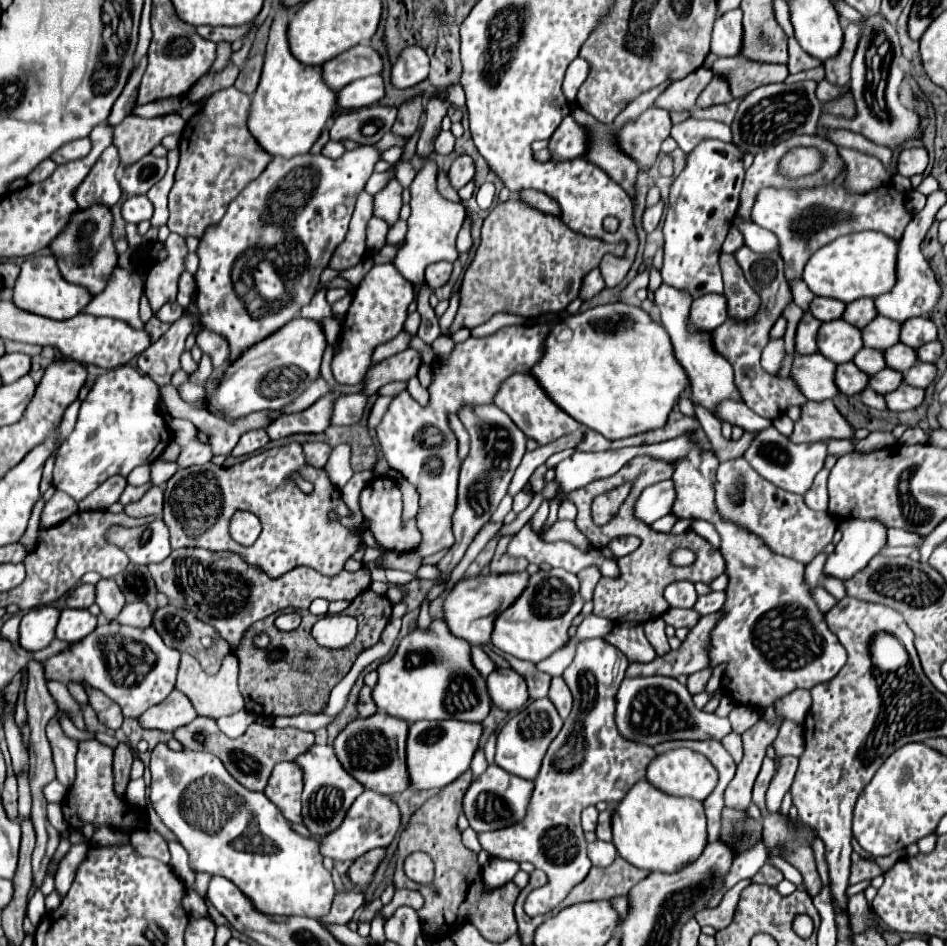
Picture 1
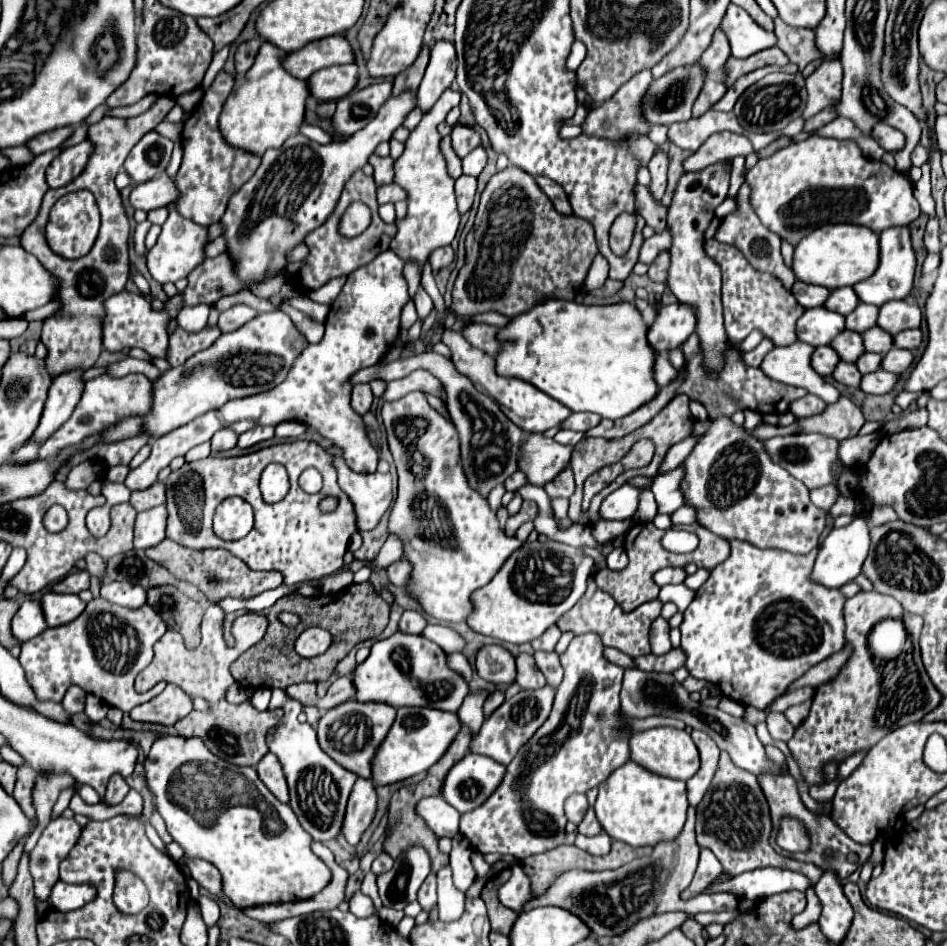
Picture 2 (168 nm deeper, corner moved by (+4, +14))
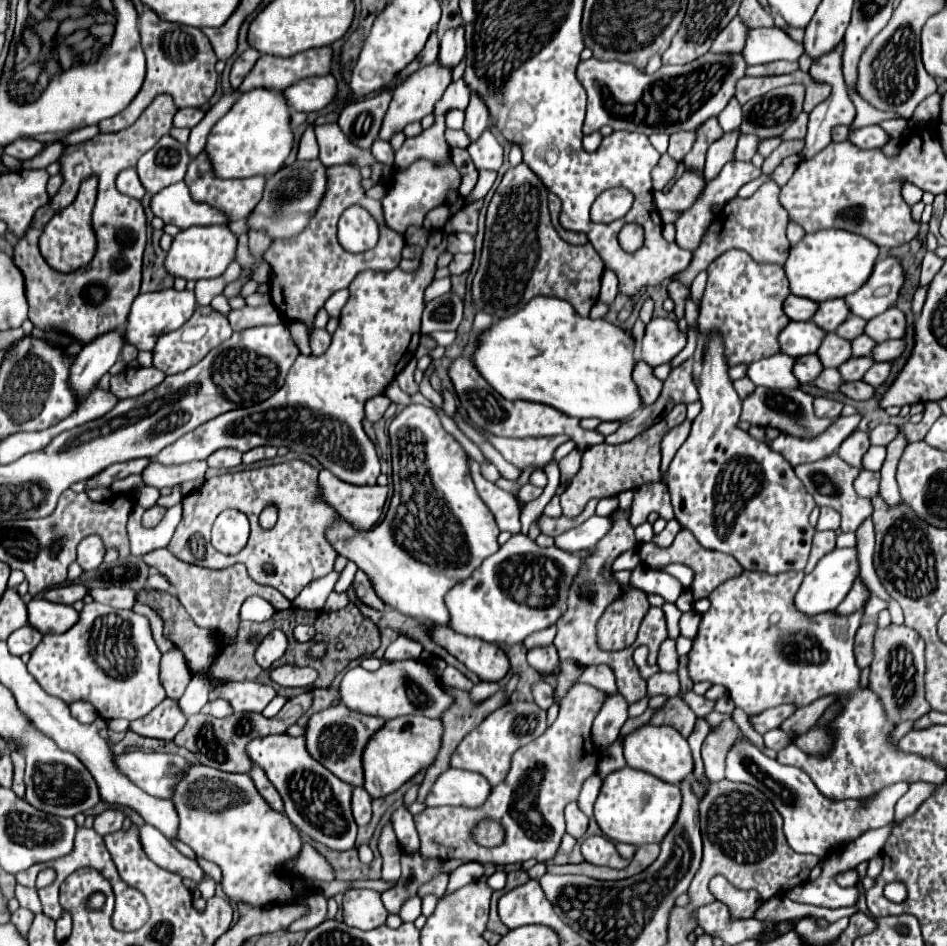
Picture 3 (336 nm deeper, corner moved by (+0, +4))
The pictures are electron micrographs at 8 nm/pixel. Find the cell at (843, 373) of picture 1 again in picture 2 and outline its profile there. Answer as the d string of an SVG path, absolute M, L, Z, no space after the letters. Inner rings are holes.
M816 347L810 357L810 363L814 365L816 373L822 377L828 377L834 371L838 361L840 361L840 357L836 355L836 351L832 347Z

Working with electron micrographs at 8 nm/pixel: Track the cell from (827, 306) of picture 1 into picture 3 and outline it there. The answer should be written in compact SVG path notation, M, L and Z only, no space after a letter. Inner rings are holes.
M790 295L784 301L784 309L792 321L810 321L814 317L814 313L818 311L818 303L814 303L812 299L802 299L802 297Z

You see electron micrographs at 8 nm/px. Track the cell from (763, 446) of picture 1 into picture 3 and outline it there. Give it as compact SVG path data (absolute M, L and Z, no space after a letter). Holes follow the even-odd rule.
M836 453L824 457L824 459L818 459L814 463L802 463L802 465L796 465L794 467L796 471L796 477L804 483L806 491L814 497L816 505L828 505L828 507L834 507L836 511L840 511L842 515L842 531L856 531L858 525L872 515L872 503L868 499L862 499L856 495L854 487L852 487L852 481L858 477L860 469L856 467L850 467L846 461L842 461Z

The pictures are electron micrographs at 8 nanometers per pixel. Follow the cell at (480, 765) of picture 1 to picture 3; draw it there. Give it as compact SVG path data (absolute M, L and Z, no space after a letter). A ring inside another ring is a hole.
M478 683L474 685L474 689L470 691L470 699L472 703L482 703L484 699L490 699L496 691L500 689L500 683Z

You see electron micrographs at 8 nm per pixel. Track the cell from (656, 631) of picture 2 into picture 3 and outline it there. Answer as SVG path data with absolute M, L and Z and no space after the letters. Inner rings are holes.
M666 639L660 645L658 667L660 667L660 671L676 671L678 669L678 655L676 655L676 647L674 647L674 639Z

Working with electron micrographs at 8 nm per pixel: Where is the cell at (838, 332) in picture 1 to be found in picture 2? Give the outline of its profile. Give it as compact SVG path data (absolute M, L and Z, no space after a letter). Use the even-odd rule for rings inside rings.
M814 307L810 311L804 311L796 325L798 341L804 341L812 347L830 345L830 341L842 329L844 329L844 317L840 313L828 311L824 307Z

